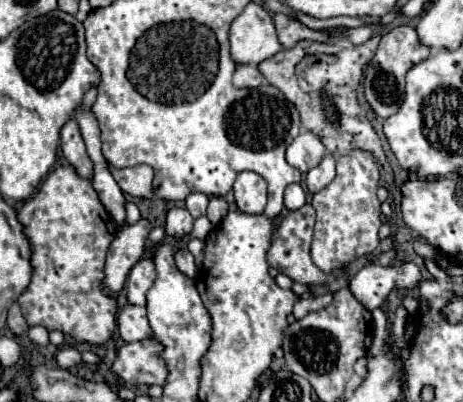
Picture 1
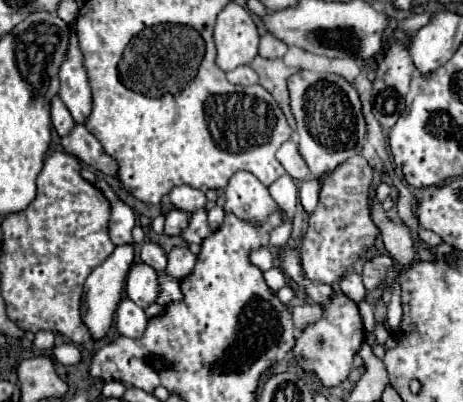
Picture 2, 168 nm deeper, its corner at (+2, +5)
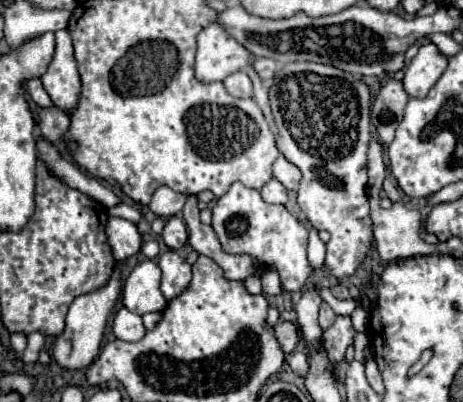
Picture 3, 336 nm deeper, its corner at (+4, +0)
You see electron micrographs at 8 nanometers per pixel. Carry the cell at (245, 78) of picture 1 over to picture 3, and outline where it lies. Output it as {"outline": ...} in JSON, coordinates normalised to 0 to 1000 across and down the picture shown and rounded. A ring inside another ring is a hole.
{"outline":[[[516,177],[516,182],[503,182],[495,187],[486,201],[482,201],[486,221],[508,236],[508,241],[542,241],[546,236],[546,206],[542,197],[533,192],[533,182]]]}

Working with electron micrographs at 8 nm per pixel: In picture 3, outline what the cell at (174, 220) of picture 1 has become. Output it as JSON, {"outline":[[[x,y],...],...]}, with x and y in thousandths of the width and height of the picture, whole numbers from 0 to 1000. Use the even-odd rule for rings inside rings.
{"outline":[[[374,535],[361,545],[356,555],[356,570],[348,580],[352,600],[361,614],[369,619],[387,619],[404,604],[404,565],[400,565],[400,550],[387,540],[387,535]]]}

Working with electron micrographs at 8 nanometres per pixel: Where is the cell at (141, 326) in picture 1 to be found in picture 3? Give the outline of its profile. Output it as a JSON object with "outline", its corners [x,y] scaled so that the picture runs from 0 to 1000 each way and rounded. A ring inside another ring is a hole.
{"outline":[[[261,764],[244,794],[244,828],[261,848],[305,848],[305,838],[313,833],[305,784]]]}

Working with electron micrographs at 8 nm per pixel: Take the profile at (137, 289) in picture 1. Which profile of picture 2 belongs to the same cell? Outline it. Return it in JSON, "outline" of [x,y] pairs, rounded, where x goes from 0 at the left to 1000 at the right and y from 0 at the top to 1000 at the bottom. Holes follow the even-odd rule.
{"outline":[[[313,652],[287,657],[274,682],[270,726],[305,766],[317,766],[322,756],[330,756],[343,736],[343,697],[339,697],[335,667],[326,667]]]}

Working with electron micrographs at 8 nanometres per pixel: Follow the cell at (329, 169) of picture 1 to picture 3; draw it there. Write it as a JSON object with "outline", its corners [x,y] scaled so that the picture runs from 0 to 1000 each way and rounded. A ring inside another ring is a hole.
{"outline":[[[654,545],[654,555],[659,555],[663,575],[667,575],[667,654],[689,669],[698,659],[698,649],[702,649],[702,604],[689,595],[685,570],[676,570],[676,560],[667,560],[667,550]]]}

